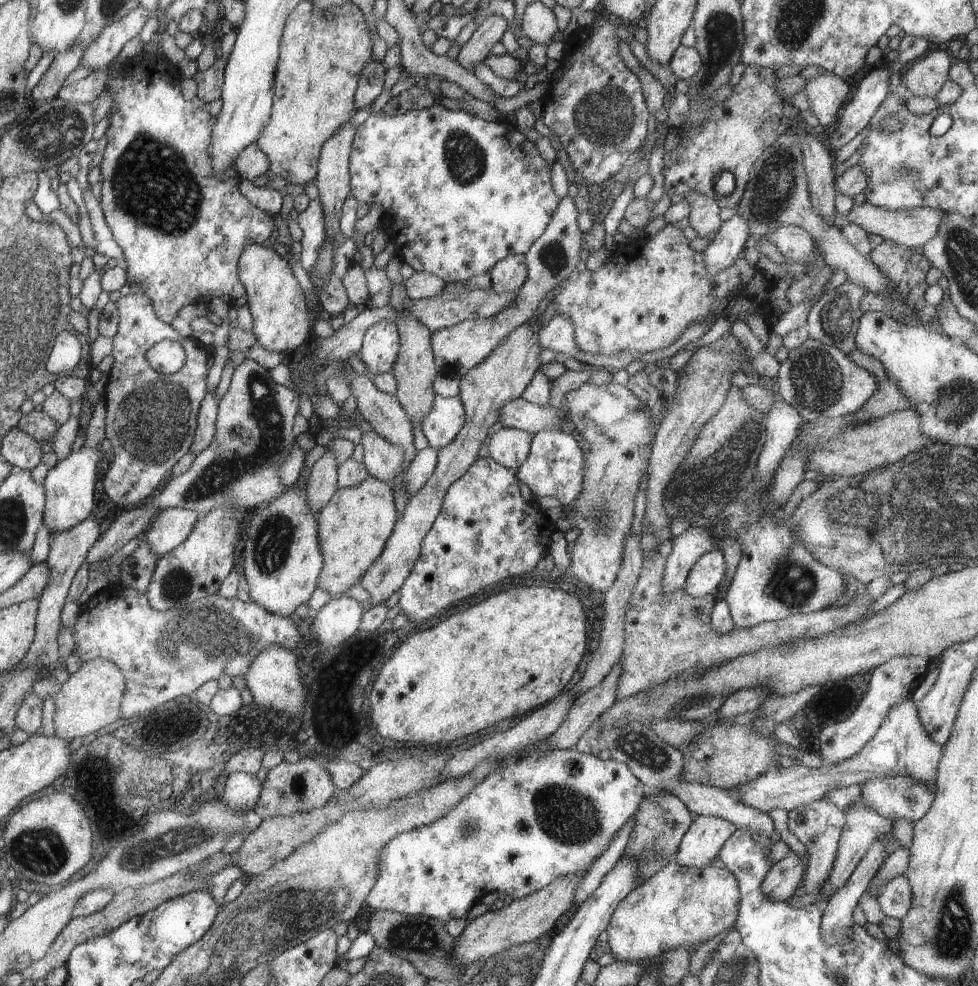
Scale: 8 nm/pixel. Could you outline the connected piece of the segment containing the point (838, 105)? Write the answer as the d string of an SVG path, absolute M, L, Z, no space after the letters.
M822 72L818 78L810 78L803 92L808 96L810 110L816 115L819 124L827 130L836 122L836 112L841 112L844 104L852 98L848 96L850 88L842 77L829 72Z

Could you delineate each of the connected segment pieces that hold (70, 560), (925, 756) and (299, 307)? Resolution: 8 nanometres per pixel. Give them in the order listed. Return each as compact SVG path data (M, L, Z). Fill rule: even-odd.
M83 520L78 526L70 528L68 532L51 532L52 542L50 542L50 552L46 559L46 564L50 568L50 582L44 594L40 596L38 612L38 629L35 631L35 642L31 644L24 662L17 668L48 668L57 662L60 654L58 653L58 632L62 628L60 624L60 612L68 600L68 591L72 584L76 571L84 561L92 545L100 538L98 524L94 520Z
M912 698L896 704L882 726L874 734L874 738L859 750L852 758L847 758L838 764L822 764L818 768L809 768L802 764L774 764L758 779L750 783L728 789L730 798L769 813L775 808L791 811L793 808L810 804L818 799L827 798L828 792L851 784L864 785L870 779L884 776L910 776L914 780L924 782L930 790L935 790L935 779L938 776L938 766L943 756L943 745L936 744L930 733L924 728L919 707Z
M268 246L247 247L239 259L239 277L247 288L246 295L253 316L253 333L260 346L266 350L280 352L294 357L294 350L300 348L312 332L312 318L304 300L304 292L294 278L290 264Z

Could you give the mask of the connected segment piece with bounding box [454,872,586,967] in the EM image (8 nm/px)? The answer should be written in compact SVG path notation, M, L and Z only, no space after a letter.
M586 872L576 874L576 876L560 876L547 887L532 892L531 895L513 900L496 911L487 911L472 919L456 939L455 960L467 967L472 962L484 962L491 956L507 951L508 948L532 942L532 940L548 934L554 928L556 920L574 906L574 888L578 886L580 876L585 875Z

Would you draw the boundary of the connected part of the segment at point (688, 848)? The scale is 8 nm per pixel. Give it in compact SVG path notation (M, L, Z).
M697 815L680 843L676 853L676 864L682 868L698 870L710 867L736 829L736 825L731 821Z

